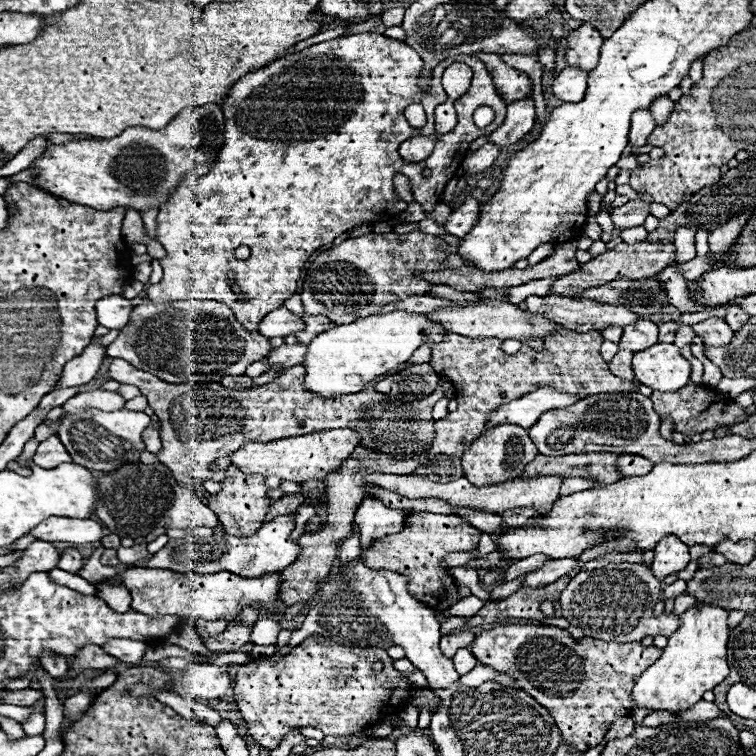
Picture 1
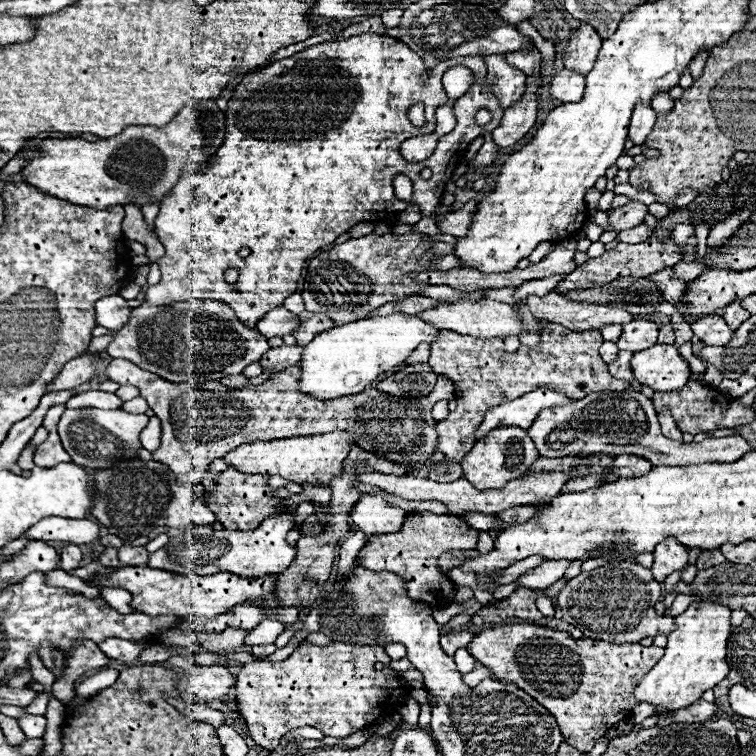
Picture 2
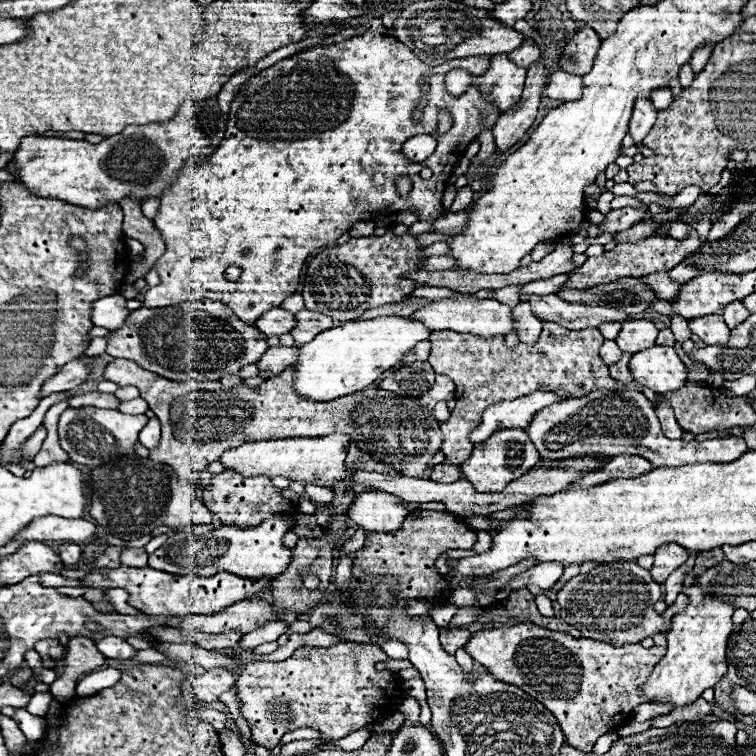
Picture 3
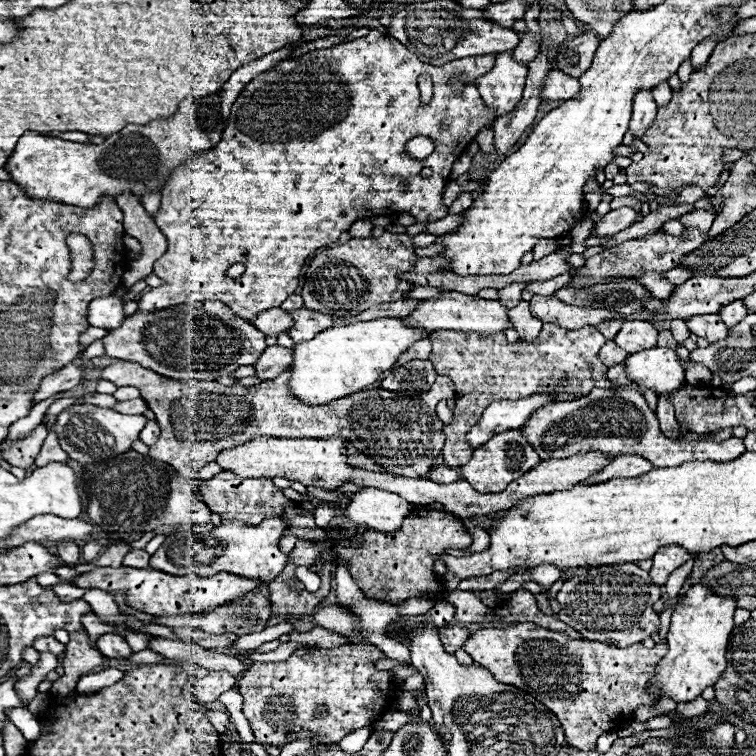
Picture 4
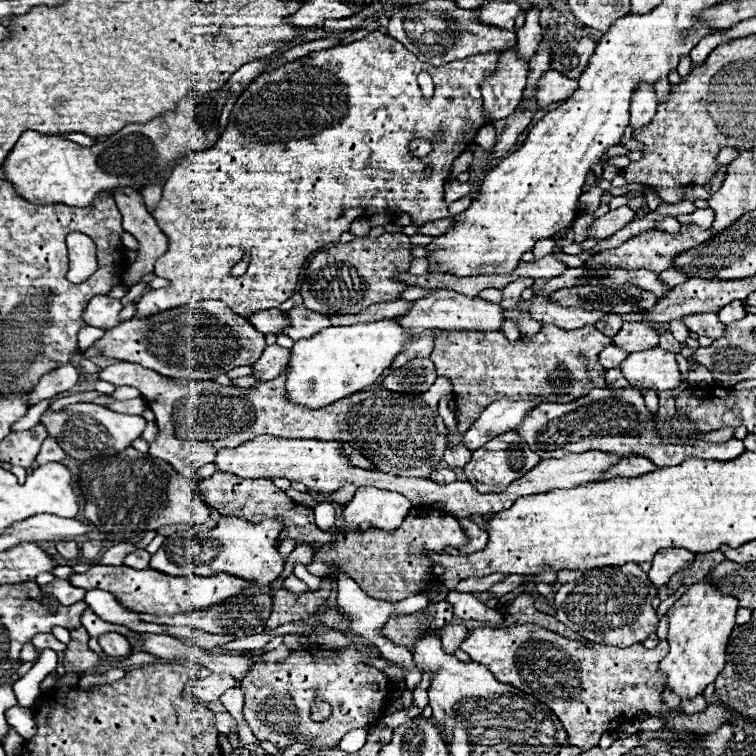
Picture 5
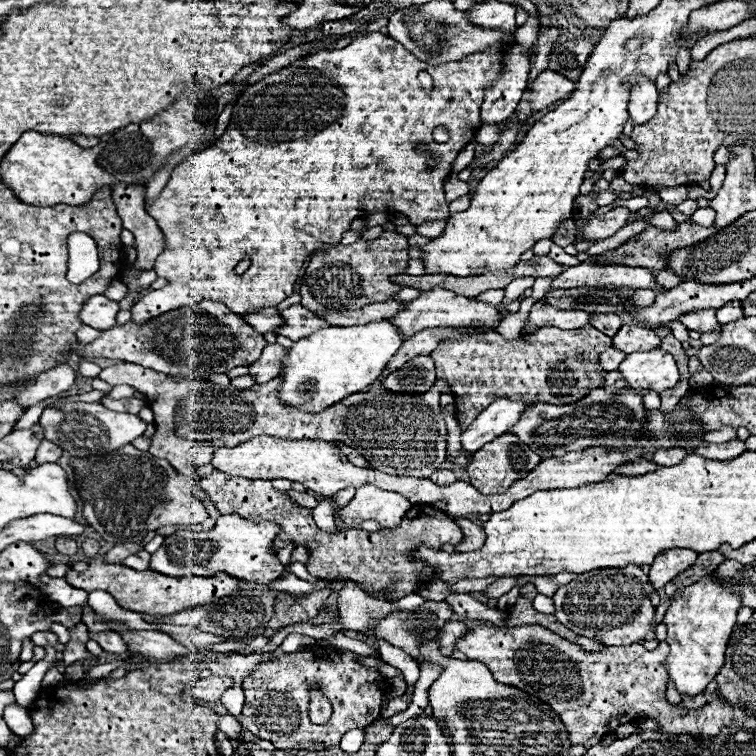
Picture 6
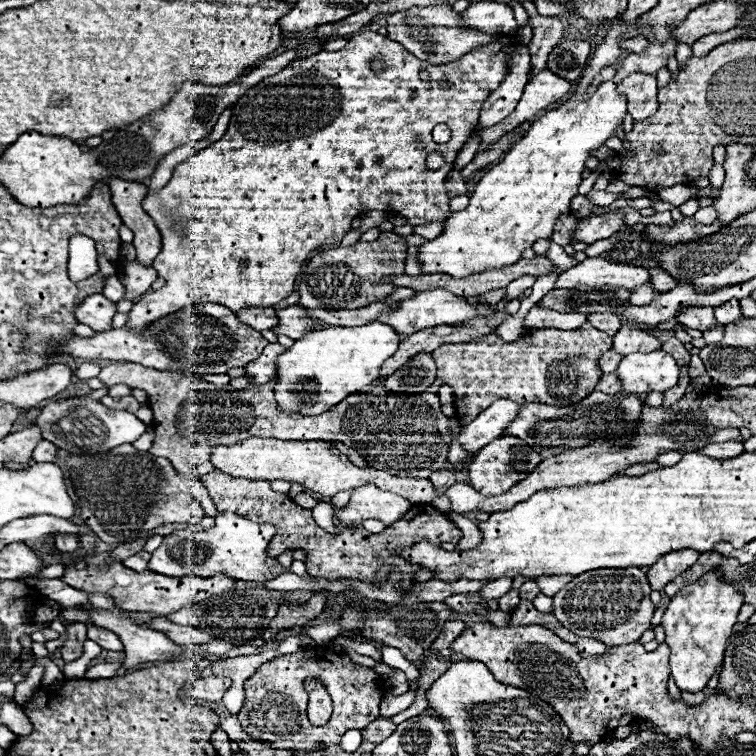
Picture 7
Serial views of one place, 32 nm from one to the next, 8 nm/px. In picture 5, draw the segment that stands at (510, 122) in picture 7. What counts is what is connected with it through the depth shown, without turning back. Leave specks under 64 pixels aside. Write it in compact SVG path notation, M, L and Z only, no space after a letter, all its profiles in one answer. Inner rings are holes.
M548 70L538 82L538 92L536 92L538 108L546 106L550 102L568 100L576 90L578 90L576 78L568 78L556 70ZM488 126L480 128L480 132L476 134L474 142L478 146L482 146L486 152L490 152L494 148L494 144L496 144L496 132L494 132L494 128L488 128Z

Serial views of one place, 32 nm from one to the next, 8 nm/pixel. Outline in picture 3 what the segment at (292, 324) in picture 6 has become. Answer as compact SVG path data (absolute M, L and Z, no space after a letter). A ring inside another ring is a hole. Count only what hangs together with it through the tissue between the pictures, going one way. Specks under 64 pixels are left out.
M300 310L294 314L298 320L298 326L290 332L296 340L296 346L306 344L308 340L314 340L314 336L318 332L322 332L324 328L332 328L334 320L330 316L324 316L320 312L312 312L312 310Z

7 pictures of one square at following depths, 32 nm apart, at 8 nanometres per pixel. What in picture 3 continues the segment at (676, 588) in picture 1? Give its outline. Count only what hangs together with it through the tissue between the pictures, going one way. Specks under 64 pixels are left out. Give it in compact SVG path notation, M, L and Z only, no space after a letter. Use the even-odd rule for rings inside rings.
M698 586L682 587L682 593L690 596L690 604L684 612L672 616L672 630L668 632L668 652L654 666L652 674L638 688L638 696L648 702L668 702L674 708L696 702L706 688L714 688L728 672L726 646L732 632L734 608L726 602L702 594Z

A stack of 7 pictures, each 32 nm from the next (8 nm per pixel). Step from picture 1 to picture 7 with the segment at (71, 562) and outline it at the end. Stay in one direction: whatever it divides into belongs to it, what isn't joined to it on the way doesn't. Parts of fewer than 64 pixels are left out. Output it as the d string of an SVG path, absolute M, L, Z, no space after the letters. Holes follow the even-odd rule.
M54 534L54 540L56 540L56 548L64 554L72 554L76 552L78 548L78 536L76 534Z

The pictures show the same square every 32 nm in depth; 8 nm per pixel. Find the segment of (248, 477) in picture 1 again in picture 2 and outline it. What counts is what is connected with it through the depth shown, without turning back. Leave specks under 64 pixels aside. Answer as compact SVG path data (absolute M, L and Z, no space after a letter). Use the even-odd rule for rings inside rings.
M228 468L226 472L222 472L220 480L216 480L218 488L216 492L208 492L206 498L206 506L216 514L218 522L222 522L224 528L228 530L238 530L238 532L252 532L260 526L262 520L266 520L272 512L274 506L280 502L280 498L272 496L272 488L268 486L268 480L262 474L250 474L244 476L242 472L238 472L236 468Z

